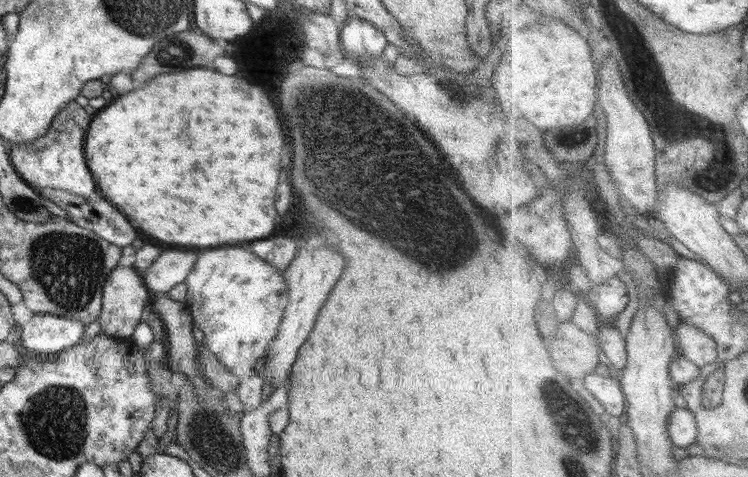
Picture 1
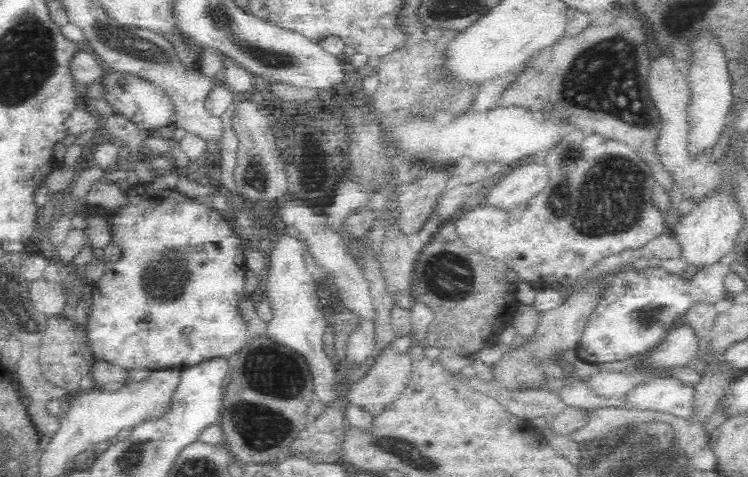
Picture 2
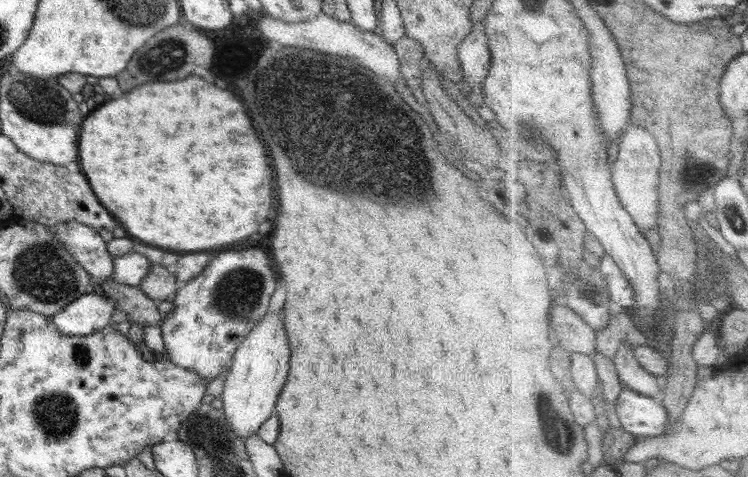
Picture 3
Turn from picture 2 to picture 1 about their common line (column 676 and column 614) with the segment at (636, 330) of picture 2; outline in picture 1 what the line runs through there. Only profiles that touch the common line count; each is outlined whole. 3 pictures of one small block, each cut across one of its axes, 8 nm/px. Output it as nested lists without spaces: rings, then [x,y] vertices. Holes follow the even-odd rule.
[[[617,275],[599,288],[592,289],[592,296],[588,297],[589,304],[596,309],[600,322],[616,322],[628,304],[630,292],[626,282]]]

